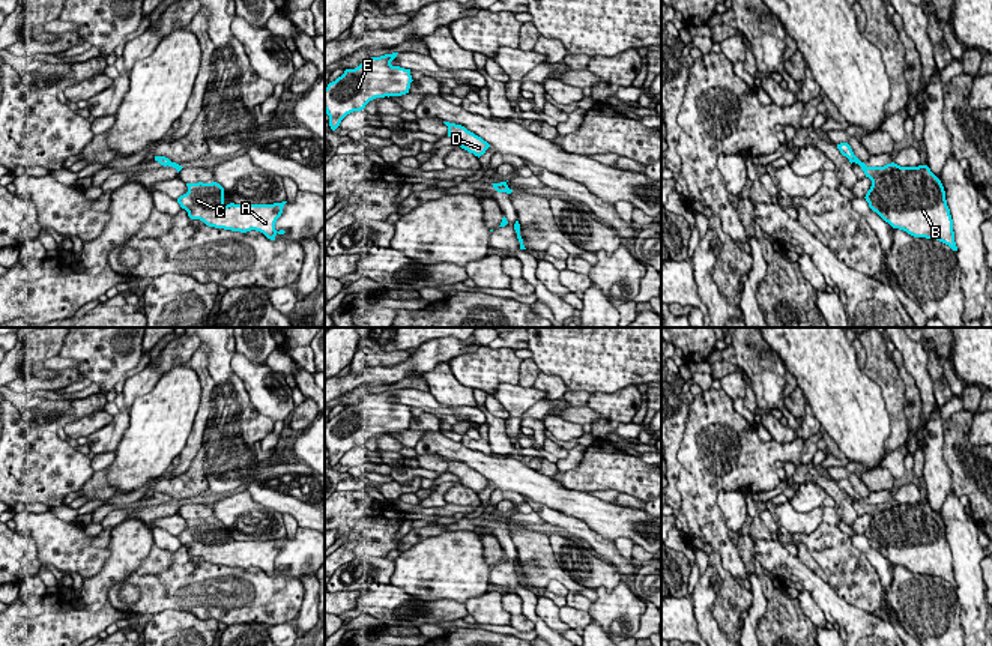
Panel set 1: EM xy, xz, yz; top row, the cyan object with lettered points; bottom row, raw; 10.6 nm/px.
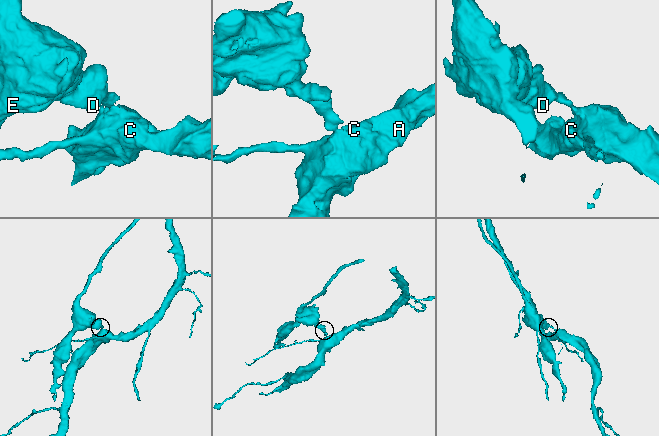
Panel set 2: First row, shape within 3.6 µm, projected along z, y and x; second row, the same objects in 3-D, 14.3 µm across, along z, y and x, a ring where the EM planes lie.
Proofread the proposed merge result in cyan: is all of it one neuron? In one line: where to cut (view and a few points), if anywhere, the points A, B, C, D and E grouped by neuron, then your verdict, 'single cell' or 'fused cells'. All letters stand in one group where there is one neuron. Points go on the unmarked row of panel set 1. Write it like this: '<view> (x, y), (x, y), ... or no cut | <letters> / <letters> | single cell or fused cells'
xz (508, 525), (505, 528) | A B C / D E | fused cells

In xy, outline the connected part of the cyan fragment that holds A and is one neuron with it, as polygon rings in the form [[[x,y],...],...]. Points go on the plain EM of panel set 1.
[[[186,520],[188,529],[177,535],[182,545],[188,548],[191,556],[200,556],[209,563],[224,565],[231,568],[246,569],[251,566],[263,569],[268,575],[275,577],[277,571],[284,571],[284,566],[277,568],[275,559],[283,550],[287,538],[274,541],[224,541],[224,524],[216,520]]]

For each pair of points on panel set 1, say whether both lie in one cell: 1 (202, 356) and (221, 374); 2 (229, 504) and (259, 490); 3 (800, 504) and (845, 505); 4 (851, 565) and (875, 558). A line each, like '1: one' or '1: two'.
1: two
2: two
3: two
4: two

